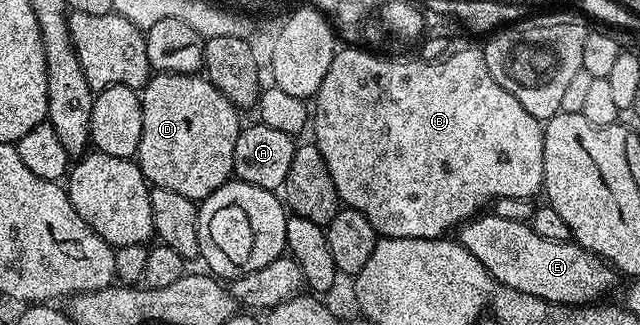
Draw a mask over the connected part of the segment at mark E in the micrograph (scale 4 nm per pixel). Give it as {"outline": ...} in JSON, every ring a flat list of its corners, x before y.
{"outline":[[485,216,469,218,456,230,455,237,500,285,523,291,523,295,535,295,550,305,585,307,619,280,617,270,604,257,596,257,572,239,543,239,543,235,535,235,532,224]]}

